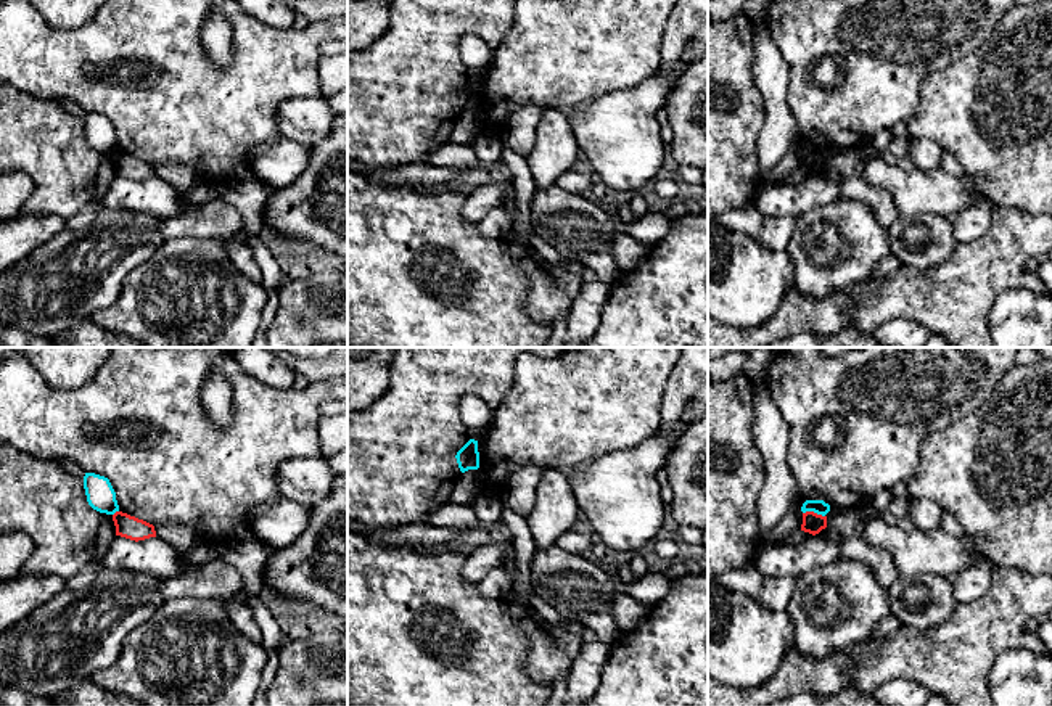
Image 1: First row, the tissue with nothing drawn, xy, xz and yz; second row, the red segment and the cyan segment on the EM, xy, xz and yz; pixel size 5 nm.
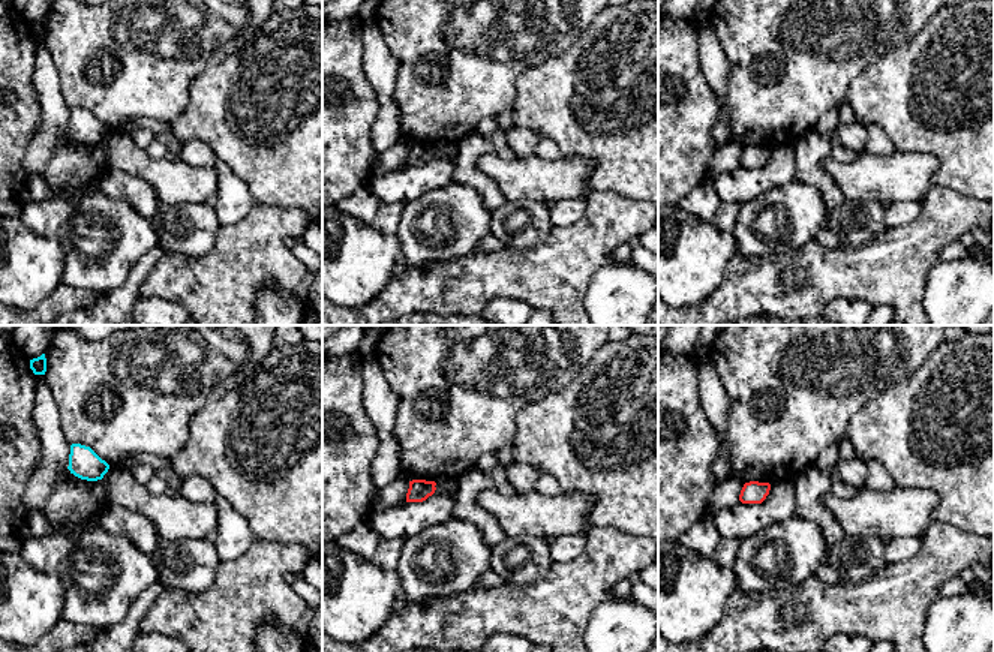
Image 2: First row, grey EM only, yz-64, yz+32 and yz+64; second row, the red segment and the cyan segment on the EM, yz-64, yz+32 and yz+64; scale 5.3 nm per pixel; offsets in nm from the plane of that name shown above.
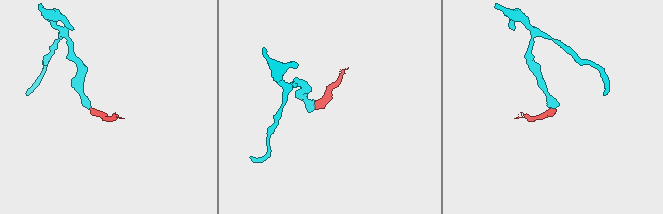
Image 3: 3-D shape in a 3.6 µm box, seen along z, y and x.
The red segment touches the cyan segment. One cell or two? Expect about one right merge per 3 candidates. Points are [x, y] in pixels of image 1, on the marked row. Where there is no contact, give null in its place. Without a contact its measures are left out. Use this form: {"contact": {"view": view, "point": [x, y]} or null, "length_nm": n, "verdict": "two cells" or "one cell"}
{"contact": {"view": "yz", "point": [813, 512]}, "length_nm": 110, "verdict": "two cells"}

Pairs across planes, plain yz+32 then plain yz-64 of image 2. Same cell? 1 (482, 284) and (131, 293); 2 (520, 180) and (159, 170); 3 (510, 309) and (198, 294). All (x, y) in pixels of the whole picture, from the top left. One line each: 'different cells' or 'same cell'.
1: different cells
2: same cell
3: different cells

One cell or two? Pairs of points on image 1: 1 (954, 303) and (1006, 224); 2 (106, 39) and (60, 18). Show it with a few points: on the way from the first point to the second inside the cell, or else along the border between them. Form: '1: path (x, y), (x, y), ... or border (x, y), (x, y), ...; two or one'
1: path (969, 283), (1006, 243); one
2: border (41, 16), (58, 29), (74, 29), (94, 16); two

